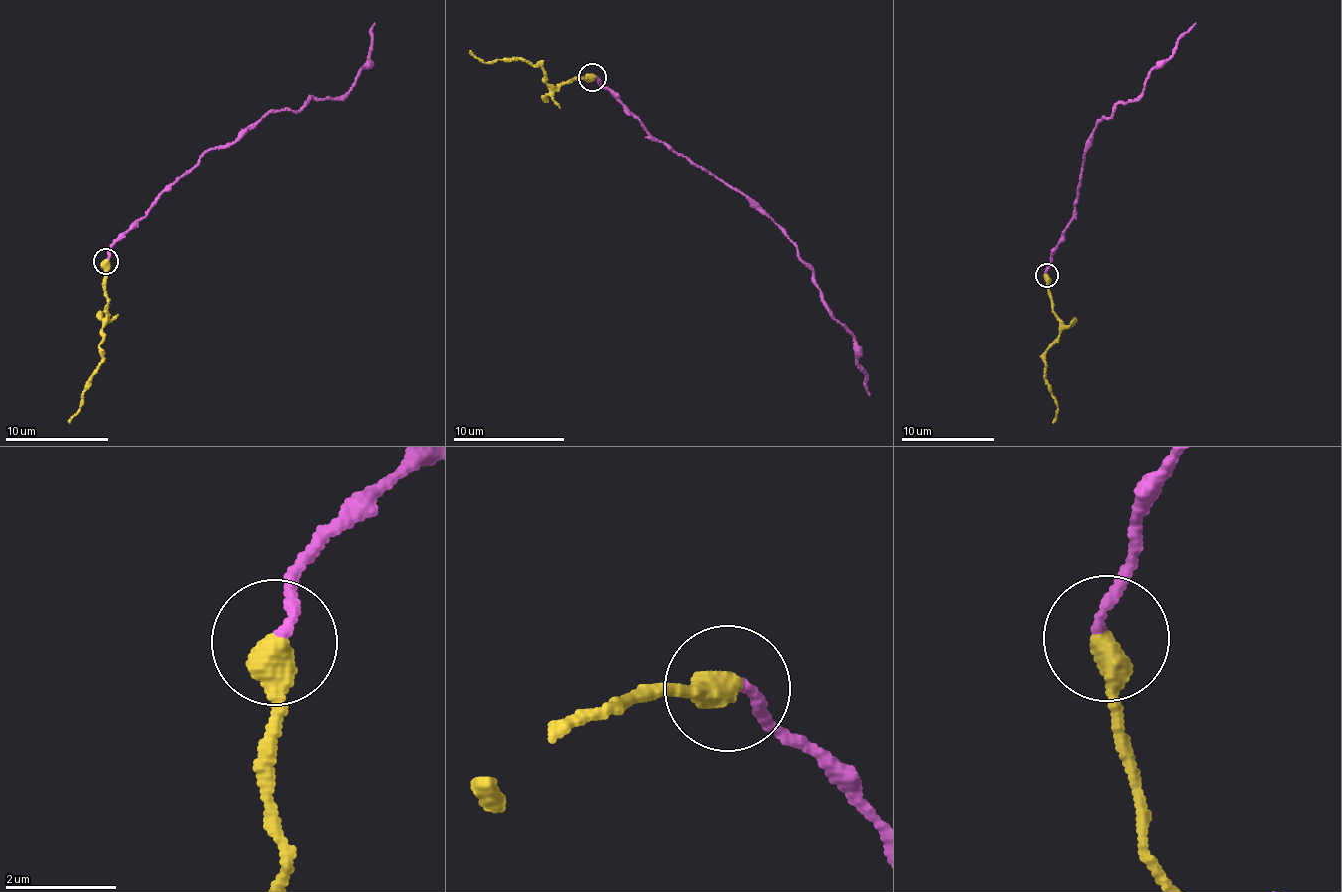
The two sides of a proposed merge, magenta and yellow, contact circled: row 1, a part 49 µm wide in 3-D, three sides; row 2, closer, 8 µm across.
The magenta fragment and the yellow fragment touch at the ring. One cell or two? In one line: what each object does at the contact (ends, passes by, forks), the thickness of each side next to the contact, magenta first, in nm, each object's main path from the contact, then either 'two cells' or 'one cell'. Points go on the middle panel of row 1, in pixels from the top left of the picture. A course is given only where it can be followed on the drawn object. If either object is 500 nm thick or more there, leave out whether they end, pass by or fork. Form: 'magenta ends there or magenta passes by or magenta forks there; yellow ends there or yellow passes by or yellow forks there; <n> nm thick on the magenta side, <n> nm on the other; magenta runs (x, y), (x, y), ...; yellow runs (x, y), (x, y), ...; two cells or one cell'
190 nm thick on the magenta side, 500 nm on the other; magenta runs (594, 78), (663, 141), (733, 187), (782, 228), (814, 273), (823, 306), (851, 335), (869, 394); yellow runs (593, 78), (567, 80), (557, 87), (551, 86), (543, 80), (540, 65), (501, 59), (484, 63), (470, 51); two cells

